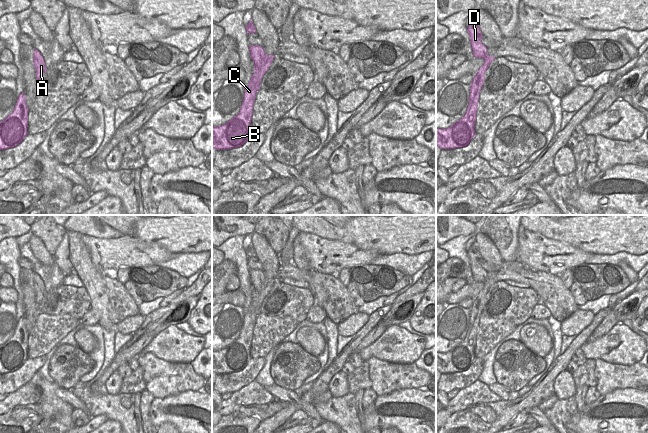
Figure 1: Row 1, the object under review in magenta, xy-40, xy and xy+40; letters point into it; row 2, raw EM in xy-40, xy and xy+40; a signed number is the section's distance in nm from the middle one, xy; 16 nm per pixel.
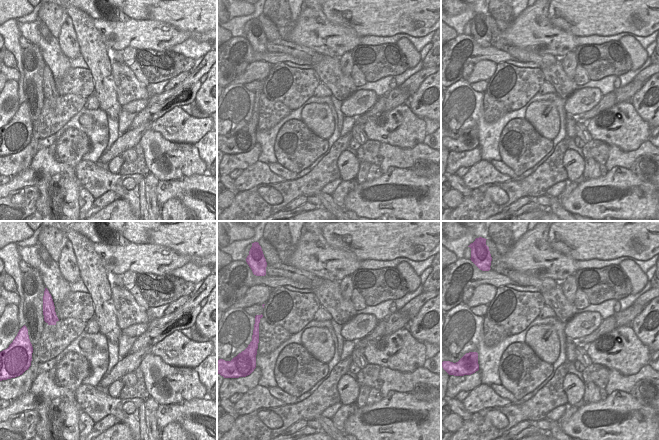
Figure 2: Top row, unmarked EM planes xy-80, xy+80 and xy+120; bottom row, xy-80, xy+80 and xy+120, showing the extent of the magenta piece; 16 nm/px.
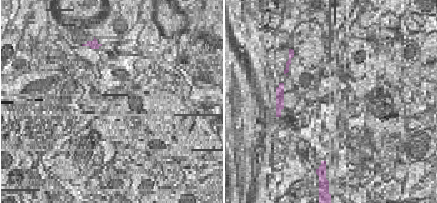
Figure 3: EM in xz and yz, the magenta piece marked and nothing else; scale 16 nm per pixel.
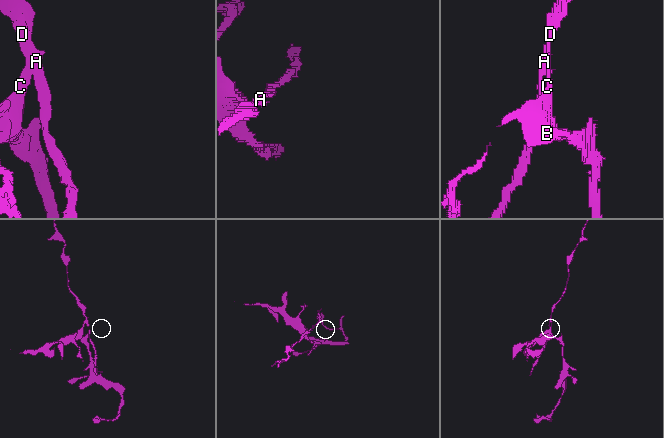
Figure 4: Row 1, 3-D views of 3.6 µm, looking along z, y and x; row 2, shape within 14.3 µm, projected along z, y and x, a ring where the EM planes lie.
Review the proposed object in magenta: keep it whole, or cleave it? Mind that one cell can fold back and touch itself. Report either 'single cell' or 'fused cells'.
fused cells

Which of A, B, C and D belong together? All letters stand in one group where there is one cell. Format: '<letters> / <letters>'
A D / B C

